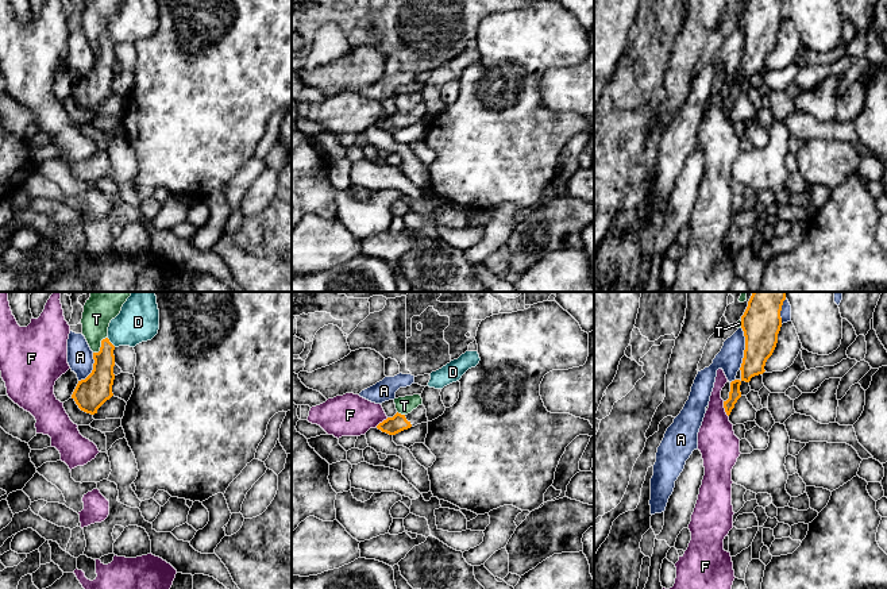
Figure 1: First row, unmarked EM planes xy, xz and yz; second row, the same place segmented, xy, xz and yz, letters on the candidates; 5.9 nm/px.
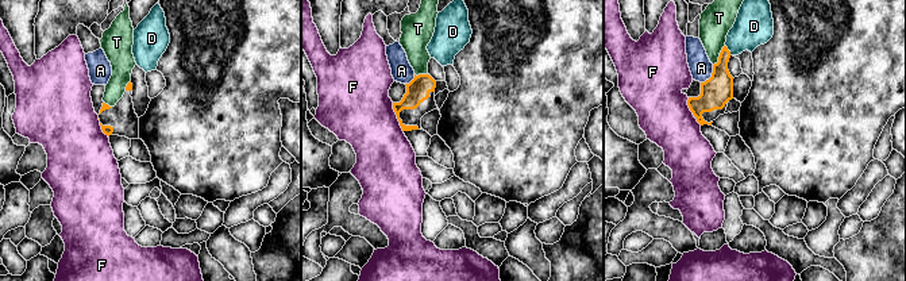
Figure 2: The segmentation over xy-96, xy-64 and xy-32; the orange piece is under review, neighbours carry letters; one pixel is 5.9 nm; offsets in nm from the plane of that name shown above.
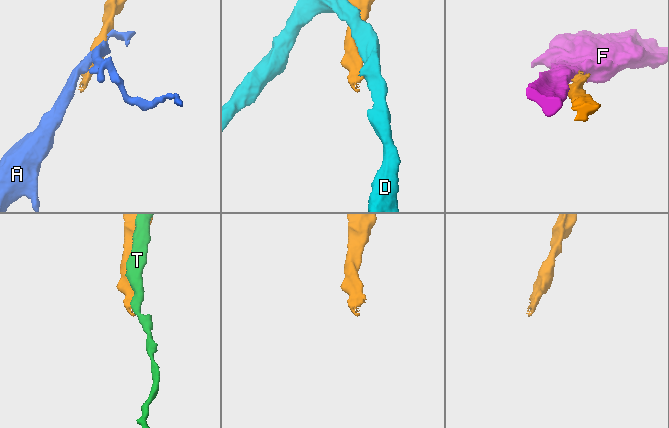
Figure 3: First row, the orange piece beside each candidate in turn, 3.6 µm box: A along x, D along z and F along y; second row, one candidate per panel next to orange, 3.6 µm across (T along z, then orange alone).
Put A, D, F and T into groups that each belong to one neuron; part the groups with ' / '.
A / D / F / T

